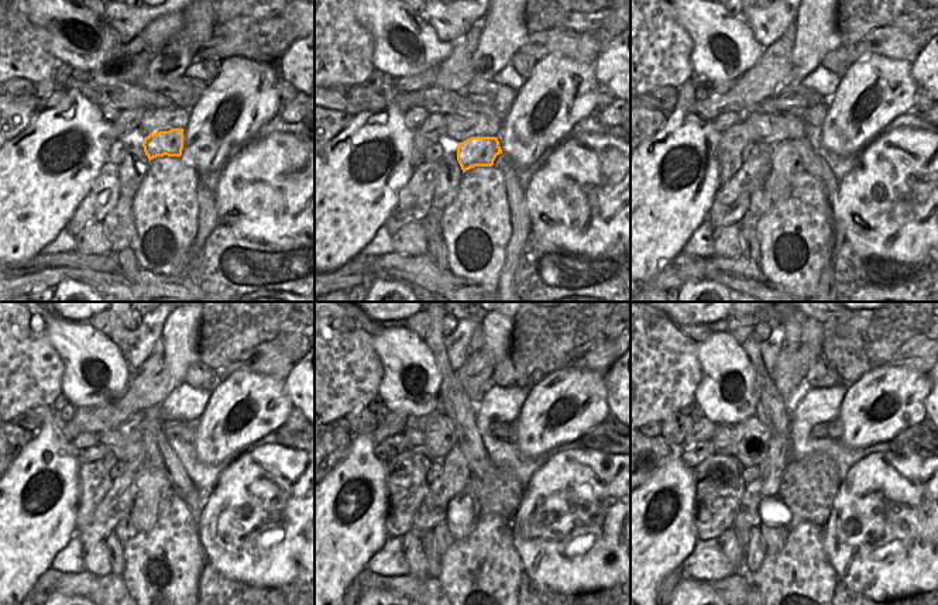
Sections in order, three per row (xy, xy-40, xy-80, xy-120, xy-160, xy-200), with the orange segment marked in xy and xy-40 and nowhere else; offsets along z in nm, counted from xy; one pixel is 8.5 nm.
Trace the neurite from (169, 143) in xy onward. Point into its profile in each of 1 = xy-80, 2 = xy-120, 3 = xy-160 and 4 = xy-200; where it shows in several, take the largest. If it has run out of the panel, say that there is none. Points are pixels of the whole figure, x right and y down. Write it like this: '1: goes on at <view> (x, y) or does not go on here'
1: goes on at xy-80 (787, 161)
2: goes on at xy-120 (154, 484)
3: goes on at xy-160 (460, 528)
4: goes on at xy-200 (775, 532)

